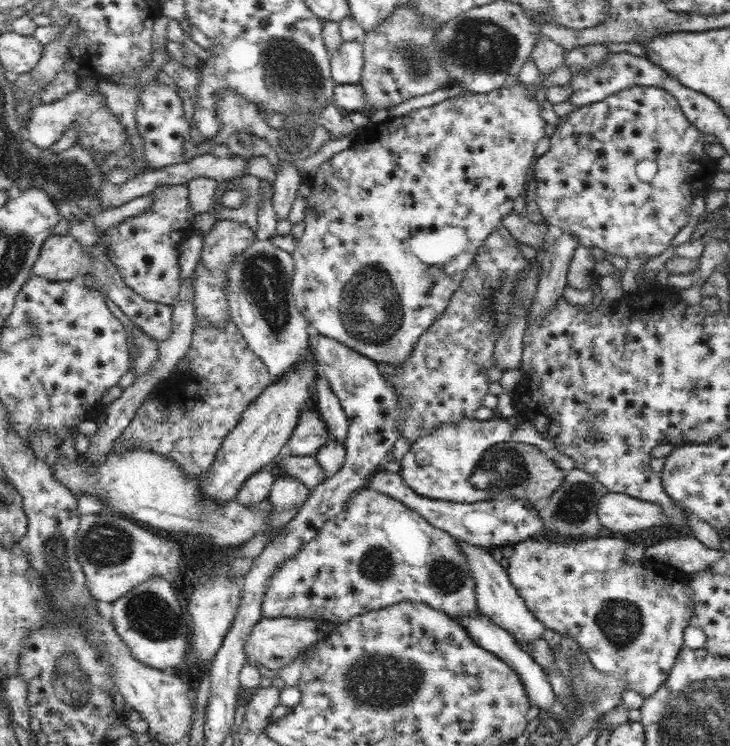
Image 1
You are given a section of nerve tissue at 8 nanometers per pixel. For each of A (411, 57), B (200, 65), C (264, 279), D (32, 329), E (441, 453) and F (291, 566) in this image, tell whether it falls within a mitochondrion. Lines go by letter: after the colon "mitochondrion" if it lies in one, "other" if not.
A: mitochondrion
B: other
C: mitochondrion
D: mitochondrion
E: other
F: other

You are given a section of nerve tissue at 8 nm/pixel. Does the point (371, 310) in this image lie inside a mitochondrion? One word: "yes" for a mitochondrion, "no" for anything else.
yes

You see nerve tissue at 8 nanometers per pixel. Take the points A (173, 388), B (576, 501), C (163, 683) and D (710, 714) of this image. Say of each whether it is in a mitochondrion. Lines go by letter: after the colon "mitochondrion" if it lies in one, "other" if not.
A: other
B: mitochondrion
C: other
D: mitochondrion

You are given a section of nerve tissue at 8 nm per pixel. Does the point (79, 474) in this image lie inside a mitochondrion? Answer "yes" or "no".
no

